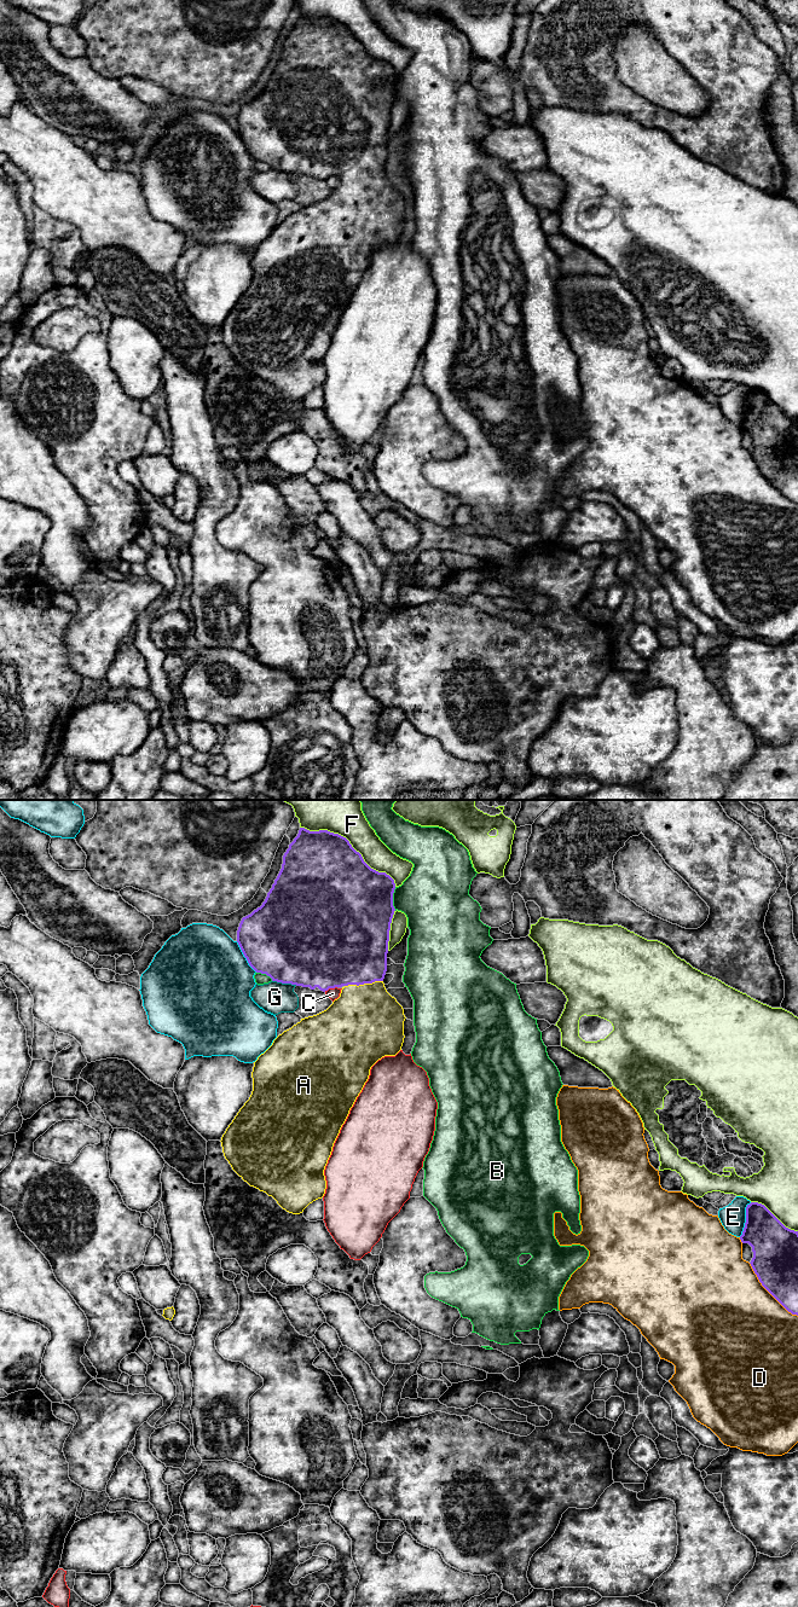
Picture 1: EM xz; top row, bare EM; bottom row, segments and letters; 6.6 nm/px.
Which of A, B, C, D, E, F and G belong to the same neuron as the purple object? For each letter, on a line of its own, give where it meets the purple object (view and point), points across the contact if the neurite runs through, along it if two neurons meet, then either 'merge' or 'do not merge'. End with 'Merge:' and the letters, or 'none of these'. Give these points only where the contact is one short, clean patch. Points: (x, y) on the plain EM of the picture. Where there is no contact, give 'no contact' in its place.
A: meets purple in xz at (363, 172); runs through xz (350, 137), (360, 154), (363, 172), (365, 209); merge
B: meets purple in xz at (392, 87); do not merge
C: meets purple in xz at (330, 175); do not merge
D: meets purple in xz at (769, 480); do not merge
E: meets purple in xz at (746, 407); do not merge
F: meets purple in xz at (351, 33); do not merge
G: meets purple in xz at (284, 170); border along xz (272, 168), (296, 173); do not merge
Merge: A

